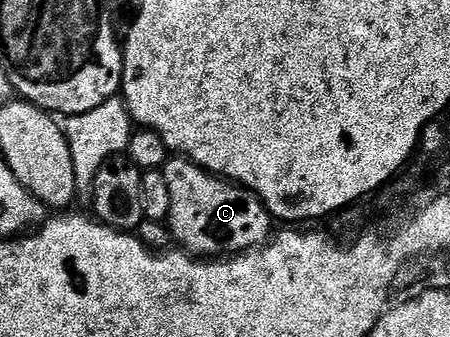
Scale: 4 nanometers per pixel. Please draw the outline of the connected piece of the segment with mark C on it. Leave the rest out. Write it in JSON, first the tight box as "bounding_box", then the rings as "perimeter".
{"bounding_box":[161,157,272,257],"perimeter":[[[172,157],[161,170],[172,197],[168,226],[181,246],[195,257],[233,257],[261,248],[271,238],[272,216],[252,191],[212,175],[190,159]]]}

